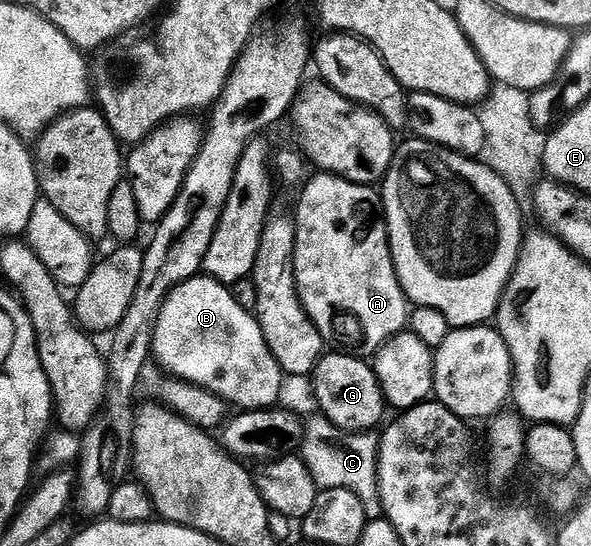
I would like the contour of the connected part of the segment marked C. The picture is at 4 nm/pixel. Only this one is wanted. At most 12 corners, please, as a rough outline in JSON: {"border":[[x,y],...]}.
{"border":[[315,415],[300,456],[318,490],[347,488],[382,516],[380,444]]}

